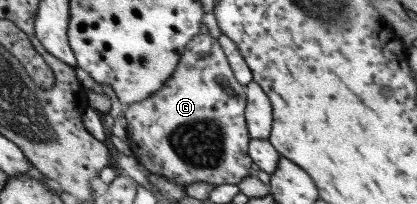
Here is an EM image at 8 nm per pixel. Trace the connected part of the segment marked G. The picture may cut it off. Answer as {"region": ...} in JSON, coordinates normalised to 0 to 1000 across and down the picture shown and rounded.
{"region":[[[472,167],[446,211],[400,397],[345,490],[295,534],[317,765],[341,794],[355,843],[412,882],[434,917],[475,887],[516,912],[571,902],[609,833],[592,750],[597,662],[583,564],[585,525],[585,422],[561,382],[525,206],[504,172]]]}

